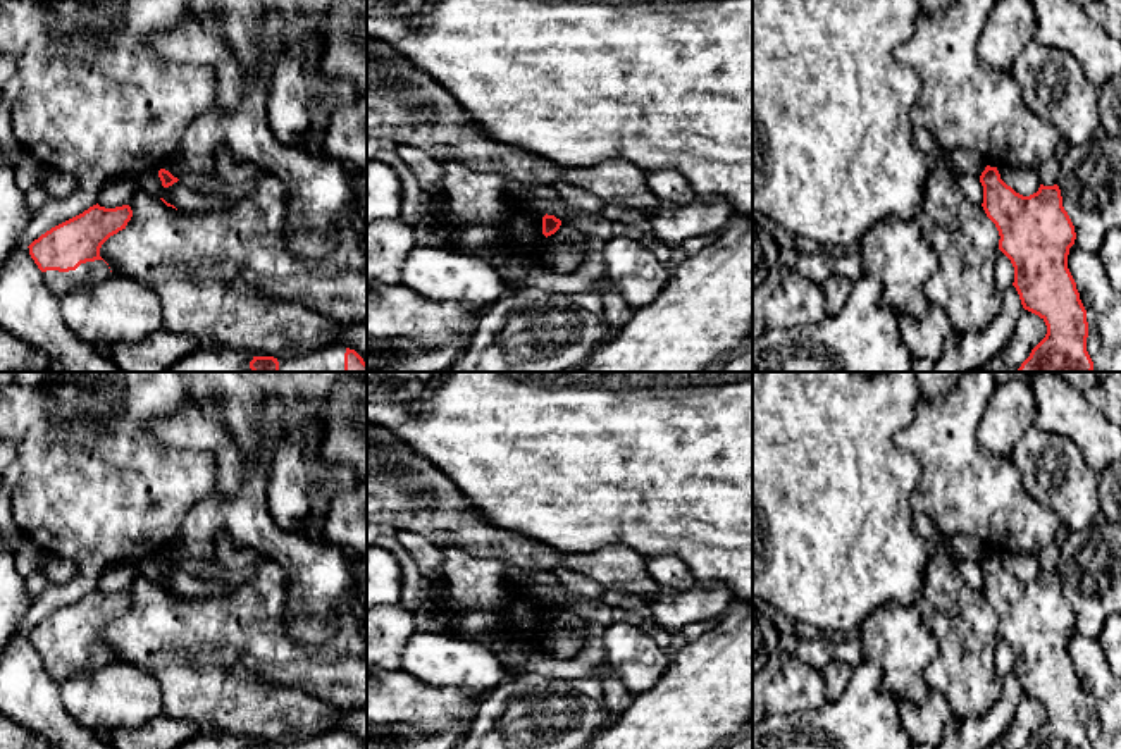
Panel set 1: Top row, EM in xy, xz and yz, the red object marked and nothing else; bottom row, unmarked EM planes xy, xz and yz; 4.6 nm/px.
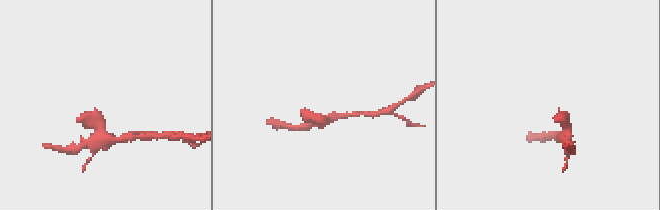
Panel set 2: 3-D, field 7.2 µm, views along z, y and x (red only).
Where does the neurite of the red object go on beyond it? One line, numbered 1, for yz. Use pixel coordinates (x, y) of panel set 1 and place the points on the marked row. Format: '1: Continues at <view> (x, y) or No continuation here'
1: No continuation here

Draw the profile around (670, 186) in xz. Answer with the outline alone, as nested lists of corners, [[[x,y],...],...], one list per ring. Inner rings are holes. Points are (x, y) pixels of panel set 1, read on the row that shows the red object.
[[[677,170],[649,172],[646,183],[660,201],[689,205],[697,200],[691,183]]]

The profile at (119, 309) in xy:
[[[110,274],[59,298],[67,327],[88,346],[138,343],[164,325],[158,296],[134,277]]]

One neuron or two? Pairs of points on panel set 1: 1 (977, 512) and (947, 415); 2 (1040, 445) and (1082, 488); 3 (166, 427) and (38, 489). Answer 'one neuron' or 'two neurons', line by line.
1: one neuron
2: one neuron
3: two neurons

